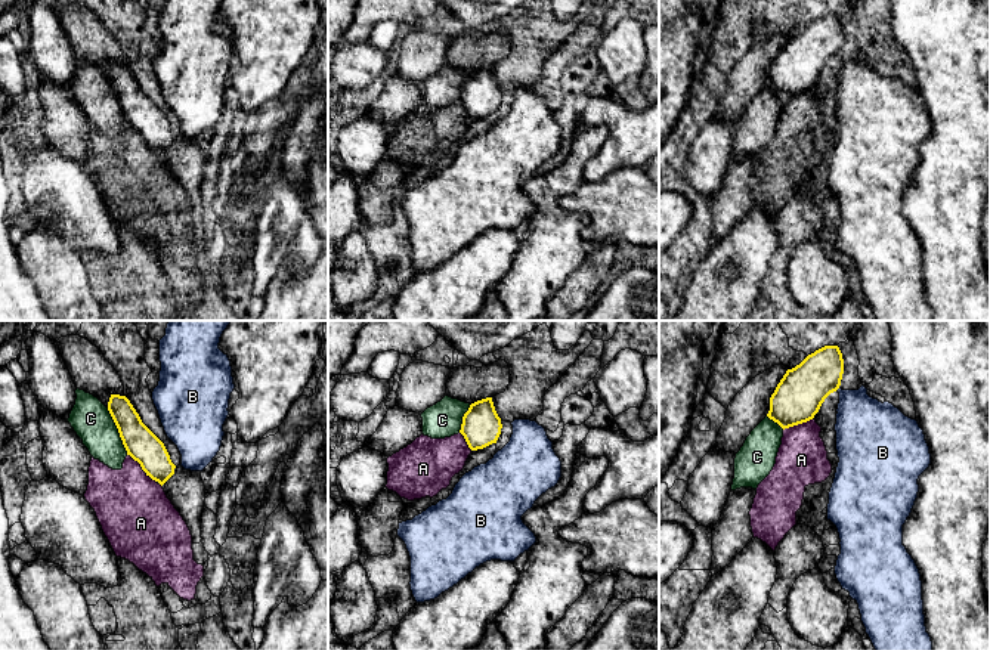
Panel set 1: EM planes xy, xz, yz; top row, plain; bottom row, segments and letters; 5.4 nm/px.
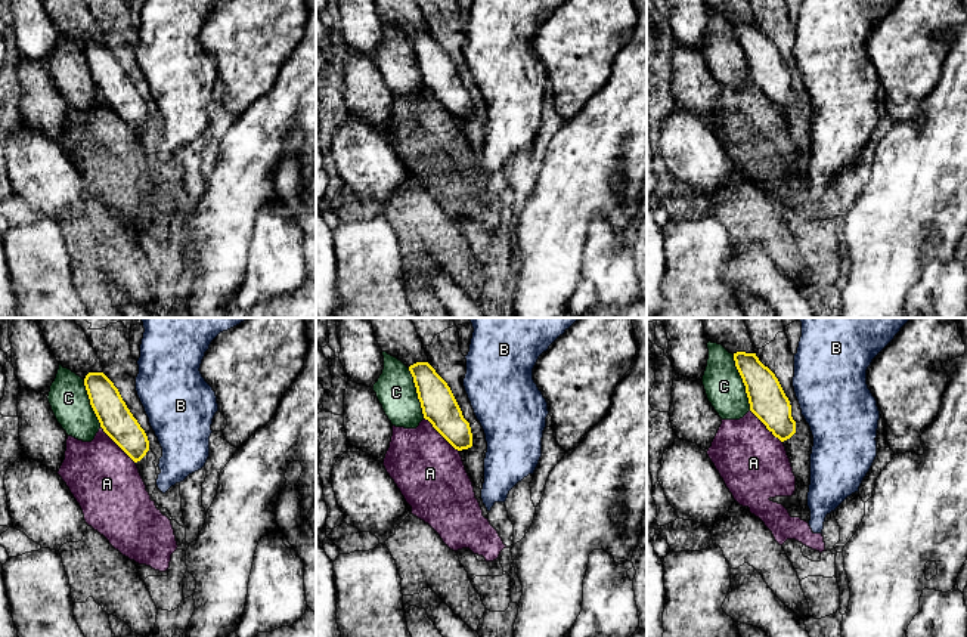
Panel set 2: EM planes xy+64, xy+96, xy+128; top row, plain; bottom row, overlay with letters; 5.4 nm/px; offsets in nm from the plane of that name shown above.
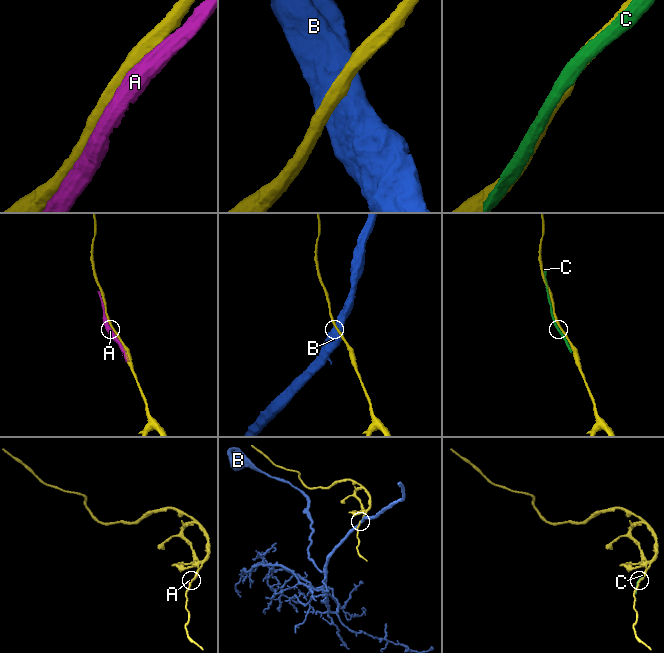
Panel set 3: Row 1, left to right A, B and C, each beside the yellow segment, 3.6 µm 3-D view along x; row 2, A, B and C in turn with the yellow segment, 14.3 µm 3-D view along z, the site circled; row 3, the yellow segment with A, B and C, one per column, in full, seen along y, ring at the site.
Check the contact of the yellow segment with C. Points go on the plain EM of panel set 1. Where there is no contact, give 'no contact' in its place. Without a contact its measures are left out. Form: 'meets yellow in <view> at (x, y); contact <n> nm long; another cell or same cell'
meets yellow in xy at (118, 101); contact 280 nm long; another cell

